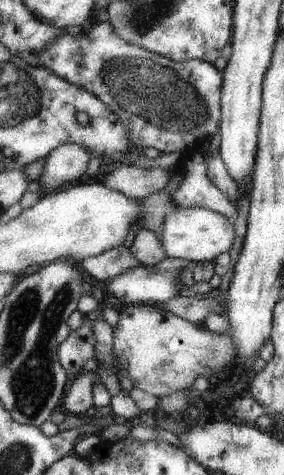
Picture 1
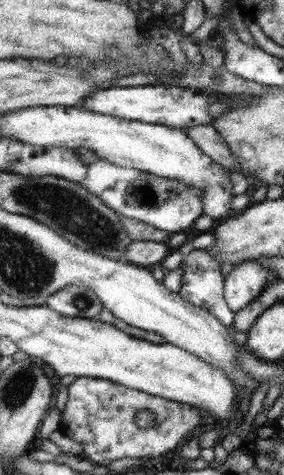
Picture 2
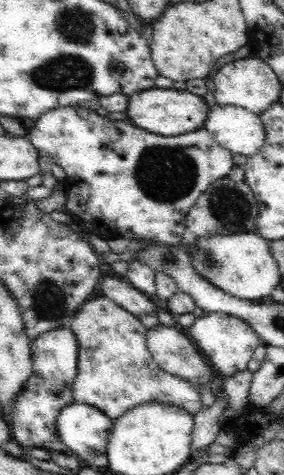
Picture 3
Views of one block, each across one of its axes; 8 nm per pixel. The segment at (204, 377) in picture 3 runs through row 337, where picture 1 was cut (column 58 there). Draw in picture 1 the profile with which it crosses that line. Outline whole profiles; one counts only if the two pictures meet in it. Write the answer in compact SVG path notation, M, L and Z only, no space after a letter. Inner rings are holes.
M61 144L53 152L49 152L45 158L47 160L37 184L43 188L57 190L57 186L65 182L73 182L73 184L79 182L79 178L87 170L89 150L79 144Z

